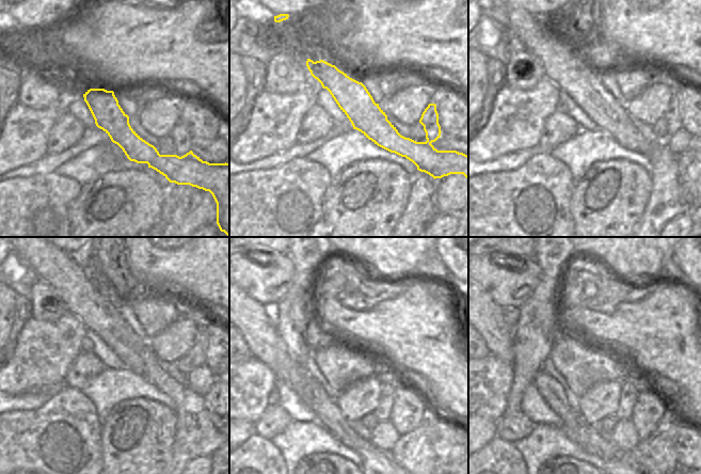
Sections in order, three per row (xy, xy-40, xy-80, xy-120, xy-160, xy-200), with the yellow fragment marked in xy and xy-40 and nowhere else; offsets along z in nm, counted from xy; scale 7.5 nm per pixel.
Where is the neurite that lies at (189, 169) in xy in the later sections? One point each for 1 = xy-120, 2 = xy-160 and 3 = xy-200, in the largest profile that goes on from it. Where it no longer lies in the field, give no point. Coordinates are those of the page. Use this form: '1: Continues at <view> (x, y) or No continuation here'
1: Continues at xy-120 (98, 312)
2: Continues at xy-160 (332, 303)
3: Continues at xy-200 (574, 306)

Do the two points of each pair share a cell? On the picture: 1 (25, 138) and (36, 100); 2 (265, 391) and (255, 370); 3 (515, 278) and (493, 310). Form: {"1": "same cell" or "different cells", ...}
{"1": "different cells", "2": "same cell", "3": "different cells"}

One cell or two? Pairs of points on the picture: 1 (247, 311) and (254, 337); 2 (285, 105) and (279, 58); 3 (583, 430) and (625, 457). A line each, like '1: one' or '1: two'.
1: two
2: two
3: one

